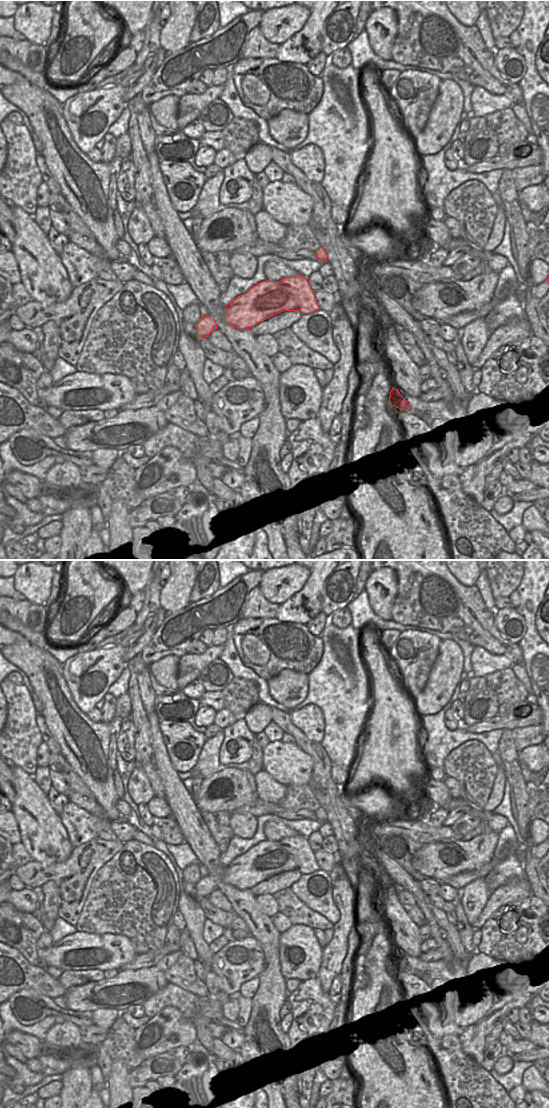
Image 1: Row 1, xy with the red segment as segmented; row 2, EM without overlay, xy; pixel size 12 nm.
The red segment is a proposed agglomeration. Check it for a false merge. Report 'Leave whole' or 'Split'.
Leave whole

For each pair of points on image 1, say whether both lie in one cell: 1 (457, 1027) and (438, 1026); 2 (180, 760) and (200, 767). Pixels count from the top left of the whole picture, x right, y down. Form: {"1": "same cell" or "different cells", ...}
{"1": "same cell", "2": "different cells"}

